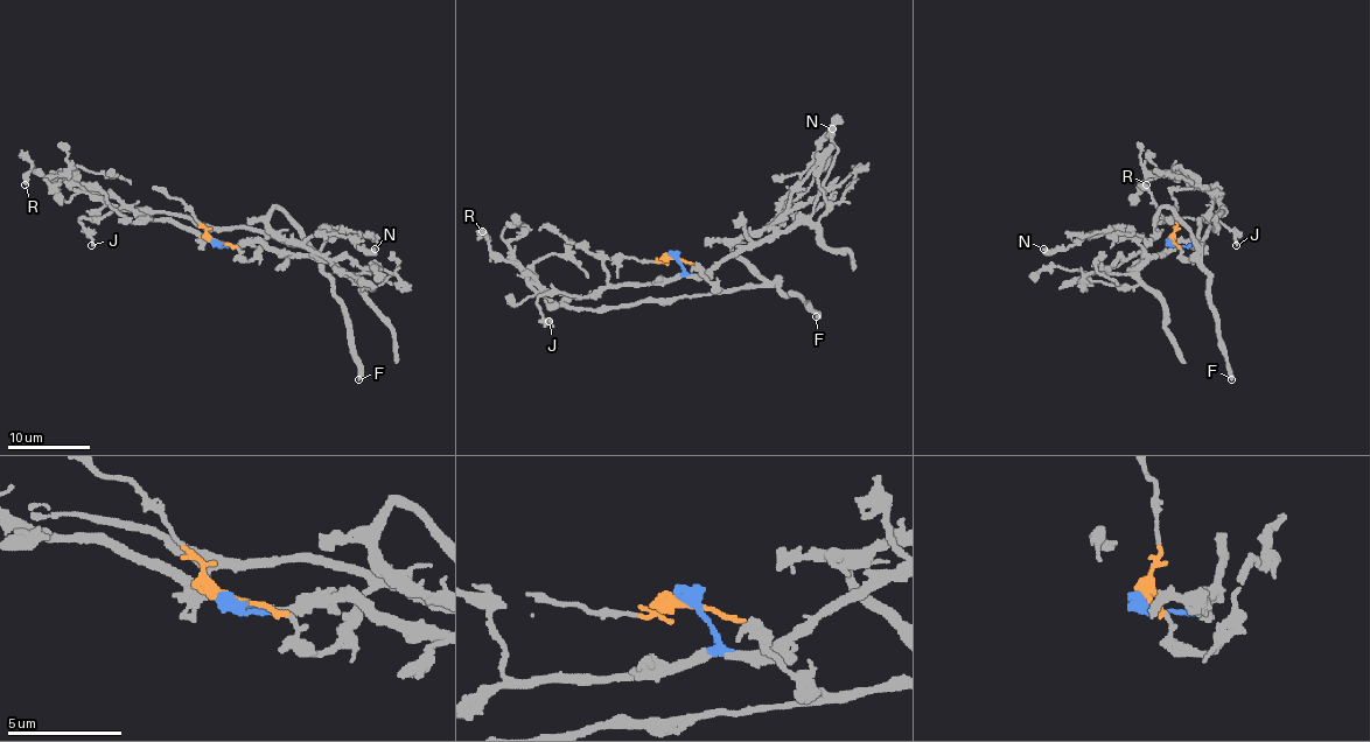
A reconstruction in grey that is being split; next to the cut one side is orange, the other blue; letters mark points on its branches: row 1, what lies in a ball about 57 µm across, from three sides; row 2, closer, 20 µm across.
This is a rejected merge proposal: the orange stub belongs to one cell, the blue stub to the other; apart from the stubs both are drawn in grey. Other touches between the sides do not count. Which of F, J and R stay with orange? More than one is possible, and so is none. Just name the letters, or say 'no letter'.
F

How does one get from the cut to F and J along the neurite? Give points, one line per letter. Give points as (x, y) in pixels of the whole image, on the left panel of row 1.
F: (215, 239), (250, 260), (268, 238), (303, 244), (333, 282), (358, 379)
J: (215, 242), (125, 207), (100, 217), (79, 217), (92, 246)

